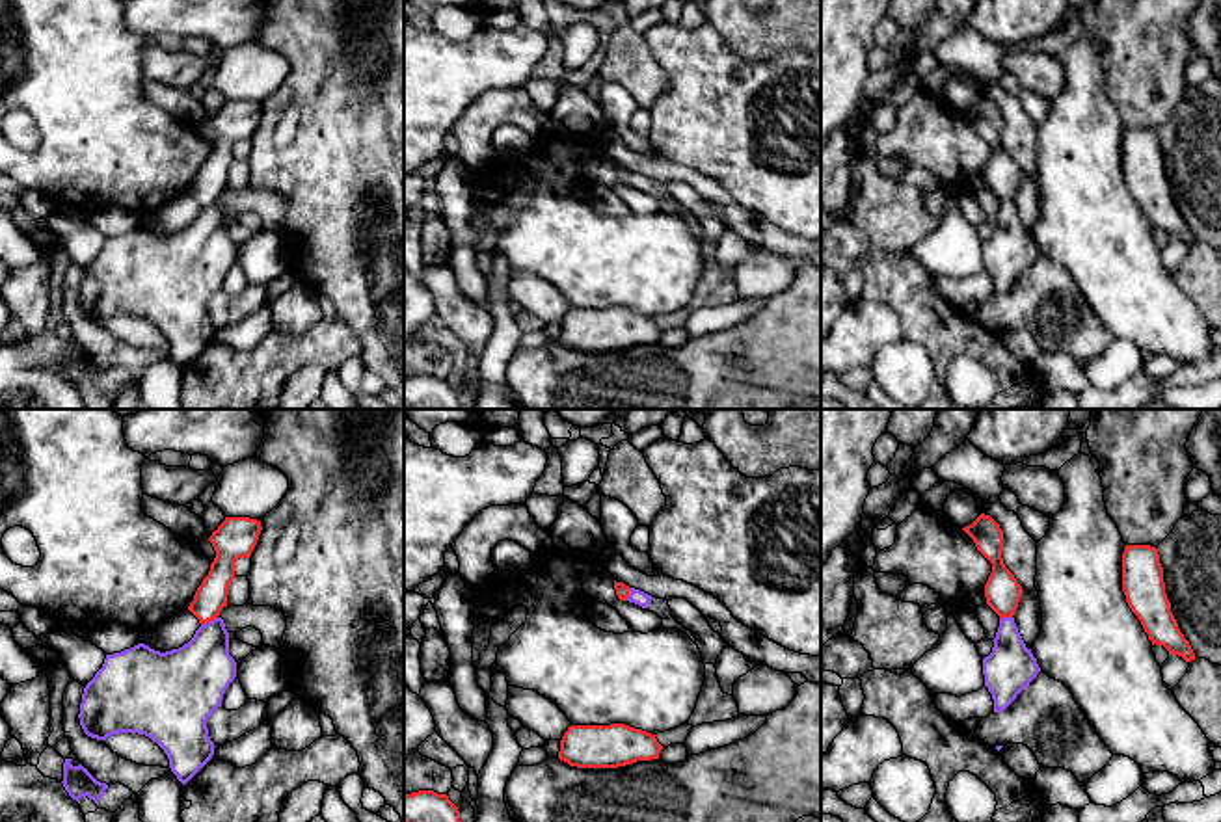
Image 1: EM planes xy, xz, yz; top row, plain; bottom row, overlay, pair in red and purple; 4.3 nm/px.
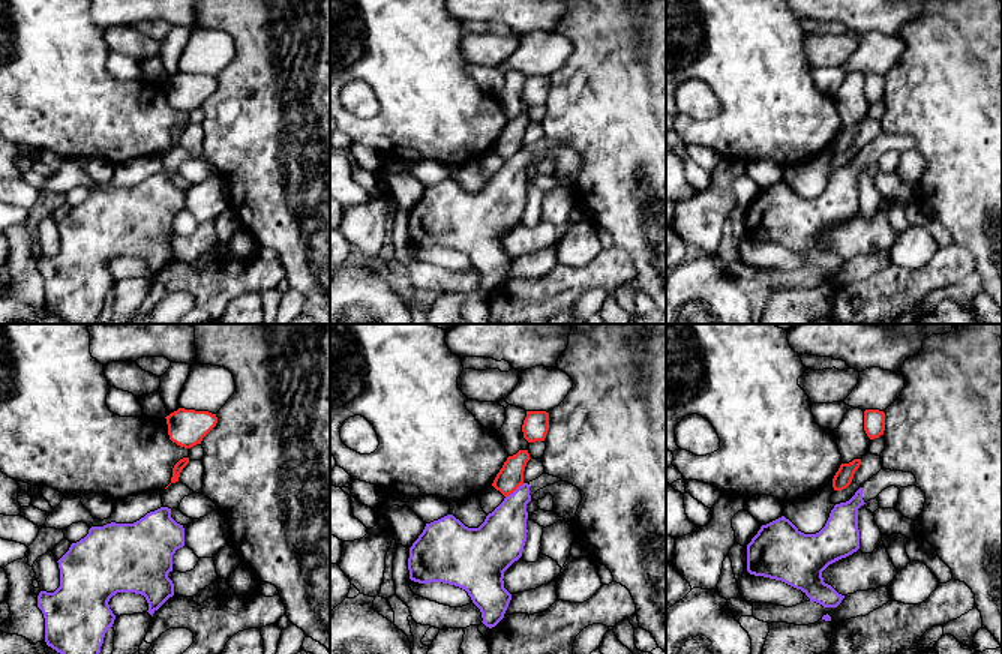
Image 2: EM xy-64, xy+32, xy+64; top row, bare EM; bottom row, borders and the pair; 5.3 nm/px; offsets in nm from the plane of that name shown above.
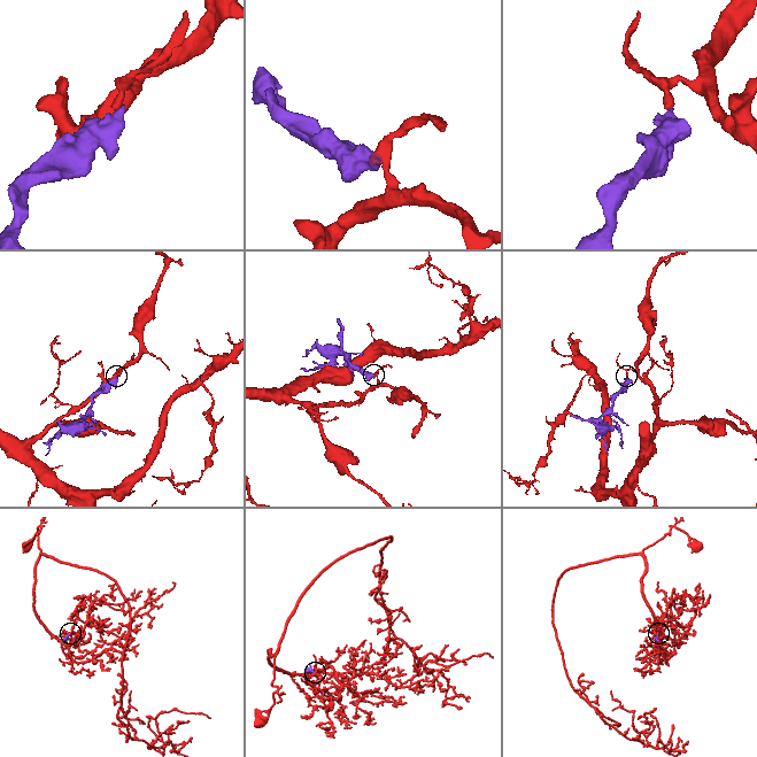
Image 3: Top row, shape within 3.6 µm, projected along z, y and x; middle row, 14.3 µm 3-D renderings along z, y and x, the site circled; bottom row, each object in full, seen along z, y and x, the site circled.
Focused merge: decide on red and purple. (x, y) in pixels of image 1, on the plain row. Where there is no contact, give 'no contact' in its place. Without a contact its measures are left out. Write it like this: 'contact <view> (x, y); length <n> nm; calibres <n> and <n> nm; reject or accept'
contact xy (209, 203); length 80 nm; calibres 140 and 280 nm; reject

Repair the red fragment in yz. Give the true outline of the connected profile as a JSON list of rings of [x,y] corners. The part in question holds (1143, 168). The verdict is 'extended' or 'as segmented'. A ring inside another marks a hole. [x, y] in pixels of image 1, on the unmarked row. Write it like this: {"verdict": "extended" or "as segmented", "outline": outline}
{"verdict": "as segmented", "outline": [[[1124,130],[1122,175],[1152,229],[1163,229],[1169,238],[1178,238],[1186,245],[1197,242],[1171,195],[1171,186],[1165,177],[1163,151],[1156,130]]]}

